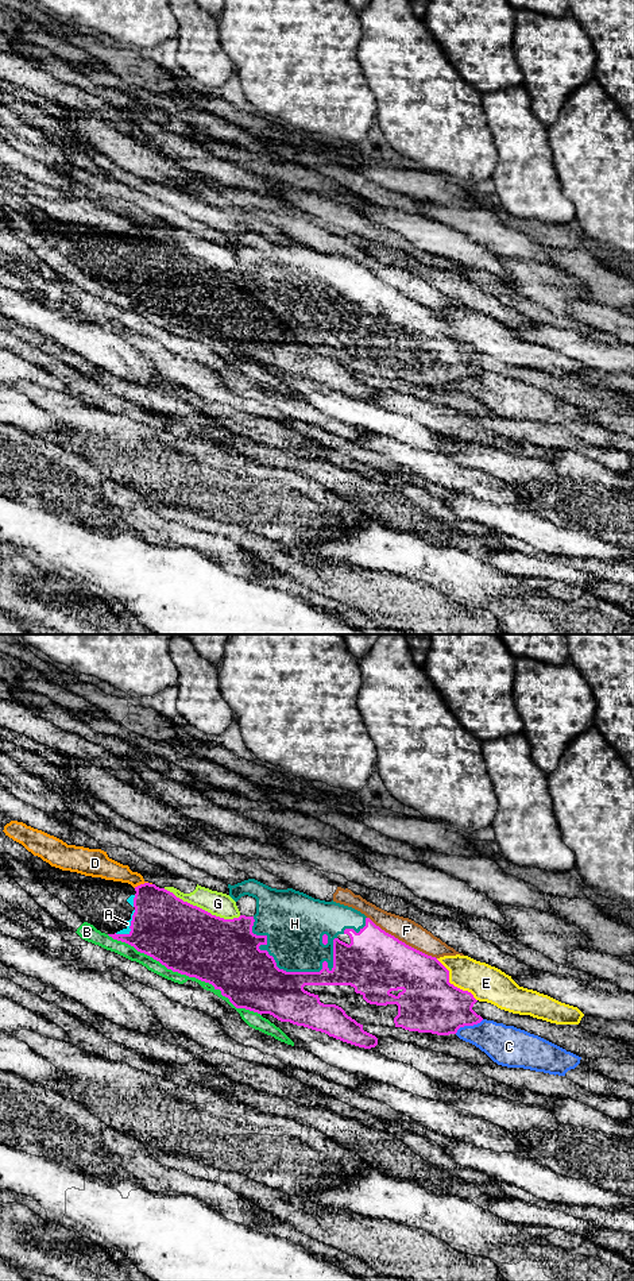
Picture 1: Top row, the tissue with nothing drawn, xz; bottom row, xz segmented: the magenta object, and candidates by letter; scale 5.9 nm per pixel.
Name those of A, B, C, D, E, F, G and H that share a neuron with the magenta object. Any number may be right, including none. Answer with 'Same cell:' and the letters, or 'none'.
Same cell: A

